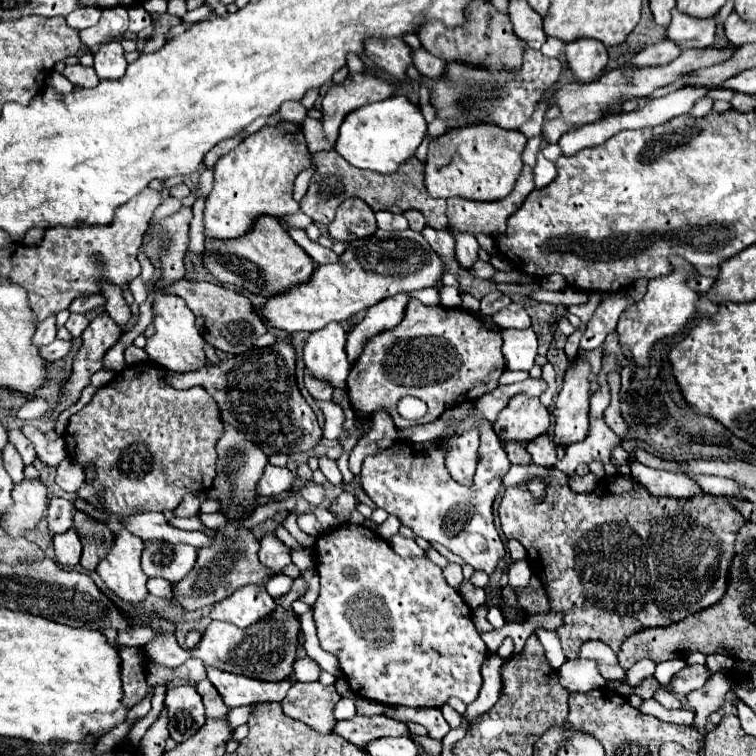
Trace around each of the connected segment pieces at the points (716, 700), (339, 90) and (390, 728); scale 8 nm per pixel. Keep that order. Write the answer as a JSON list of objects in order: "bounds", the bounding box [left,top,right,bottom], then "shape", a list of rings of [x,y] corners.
[{"bounds":[686,673,730,727],"shape":[[[714,673],[706,681],[704,689],[698,689],[698,693],[690,693],[686,697],[686,701],[690,703],[690,707],[694,707],[694,713],[696,713],[696,723],[694,725],[704,727],[708,715],[712,715],[714,711],[718,711],[724,705],[726,693],[730,691],[728,685],[730,683],[722,673]]]},{"bounds":[322,73,394,145],"shape":[[[350,73],[342,85],[332,87],[322,101],[322,131],[326,139],[334,145],[338,137],[338,129],[348,113],[354,109],[382,101],[394,95],[394,85],[368,75],[368,73]]]},{"bounds":[334,715,410,749],"shape":[[[356,715],[348,721],[338,721],[334,727],[334,733],[342,735],[356,747],[364,749],[368,741],[376,741],[376,737],[410,737],[410,731],[404,723],[390,719],[386,715]]]}]

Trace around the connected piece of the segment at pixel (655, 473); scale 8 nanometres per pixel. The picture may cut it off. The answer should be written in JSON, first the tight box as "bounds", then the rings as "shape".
{"bounds":[630,461,708,499],"shape":[[[634,461],[630,465],[632,469],[632,477],[644,485],[652,495],[656,497],[676,497],[676,499],[688,499],[692,495],[708,495],[704,489],[700,489],[700,485],[680,473],[670,473],[670,471],[658,471],[658,469],[650,469],[638,461]]]}

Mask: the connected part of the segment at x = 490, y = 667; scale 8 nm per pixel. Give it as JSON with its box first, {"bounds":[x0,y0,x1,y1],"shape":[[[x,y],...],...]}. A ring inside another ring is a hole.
{"bounds":[465,653,504,728],"shape":[[[490,653],[488,659],[484,661],[484,665],[482,665],[483,684],[479,696],[474,702],[467,705],[465,712],[468,728],[480,713],[486,713],[498,701],[500,689],[502,689],[502,681],[500,681],[500,665],[502,663],[504,661],[496,653]]]}

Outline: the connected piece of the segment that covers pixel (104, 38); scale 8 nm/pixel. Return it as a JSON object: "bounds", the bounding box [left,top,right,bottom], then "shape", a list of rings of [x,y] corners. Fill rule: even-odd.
{"bounds":[80,7,128,49],"shape":[[[112,7],[112,9],[102,11],[98,25],[82,29],[80,39],[82,39],[82,45],[92,49],[92,47],[114,41],[116,37],[124,35],[126,31],[128,31],[128,9]]]}

